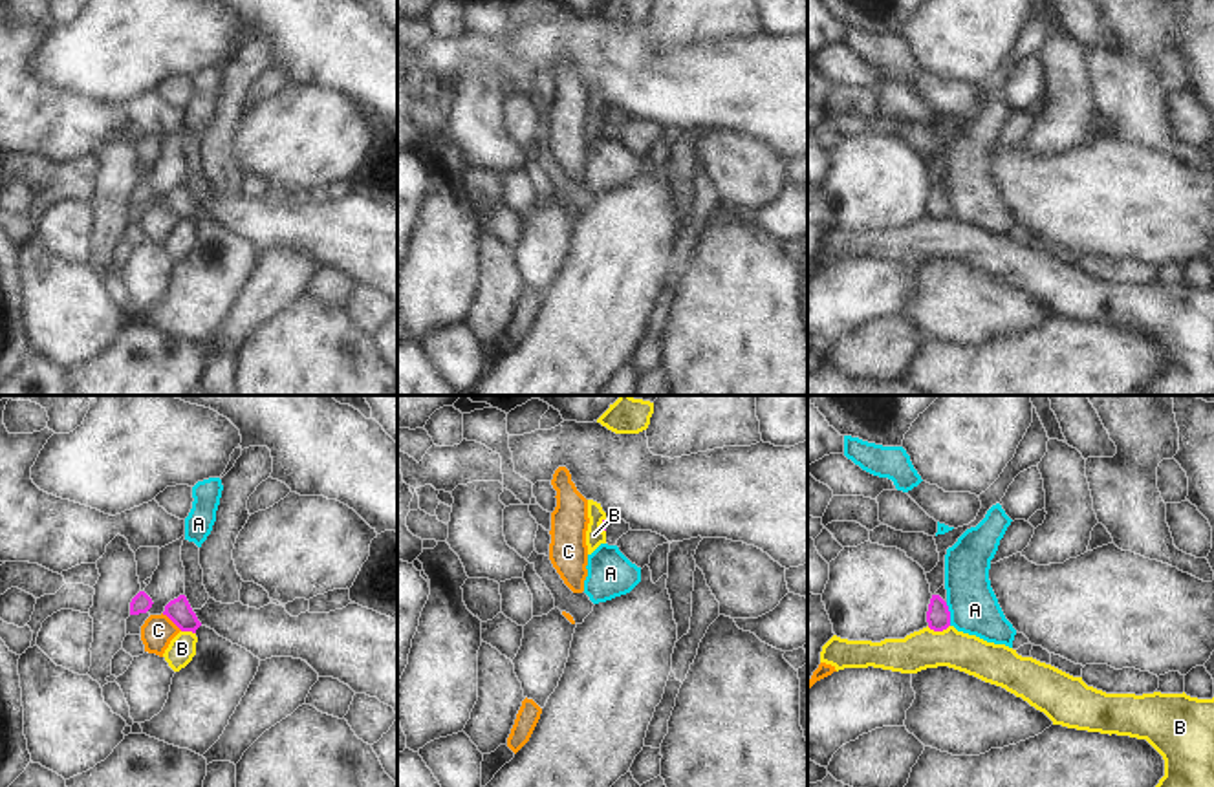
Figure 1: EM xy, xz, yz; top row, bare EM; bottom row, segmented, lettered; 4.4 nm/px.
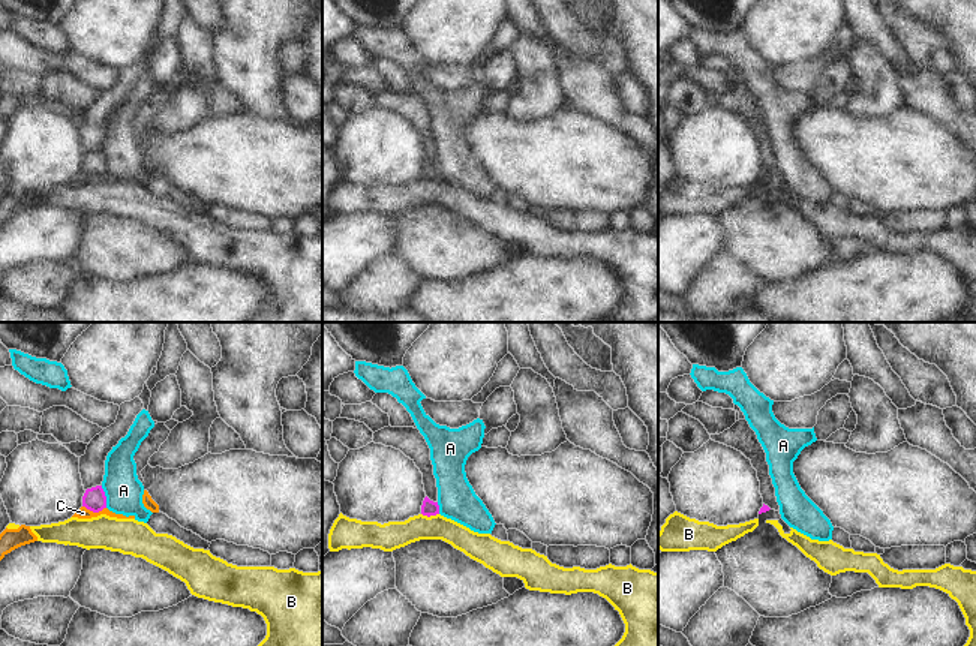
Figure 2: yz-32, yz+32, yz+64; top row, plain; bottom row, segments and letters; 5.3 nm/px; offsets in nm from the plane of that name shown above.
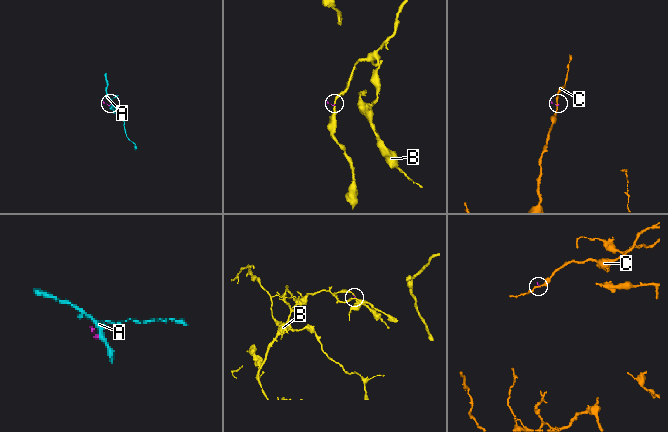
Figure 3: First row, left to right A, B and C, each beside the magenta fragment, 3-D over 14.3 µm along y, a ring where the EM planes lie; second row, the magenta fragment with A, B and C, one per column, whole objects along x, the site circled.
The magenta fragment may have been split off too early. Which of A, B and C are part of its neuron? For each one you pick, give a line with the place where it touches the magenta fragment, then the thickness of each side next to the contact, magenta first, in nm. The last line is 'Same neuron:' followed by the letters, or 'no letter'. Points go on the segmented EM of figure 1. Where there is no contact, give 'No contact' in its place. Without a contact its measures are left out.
Same neuron: no letter

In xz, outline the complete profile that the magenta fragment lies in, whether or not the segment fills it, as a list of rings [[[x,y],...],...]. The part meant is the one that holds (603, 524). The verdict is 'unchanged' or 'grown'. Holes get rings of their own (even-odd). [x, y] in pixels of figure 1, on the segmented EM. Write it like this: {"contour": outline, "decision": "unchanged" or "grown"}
{"contour": [[[606,518],[601,523],[602,531],[606,533],[606,544],[617,545],[617,540],[626,534],[630,529],[630,523],[626,523],[621,518]]], "decision": "grown"}

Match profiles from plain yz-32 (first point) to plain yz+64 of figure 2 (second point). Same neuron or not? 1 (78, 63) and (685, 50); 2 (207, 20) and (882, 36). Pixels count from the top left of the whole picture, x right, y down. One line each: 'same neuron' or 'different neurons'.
1: same neuron
2: different neurons

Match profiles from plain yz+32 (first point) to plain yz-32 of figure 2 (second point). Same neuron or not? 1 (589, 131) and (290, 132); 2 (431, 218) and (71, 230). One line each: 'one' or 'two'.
1: one
2: two

